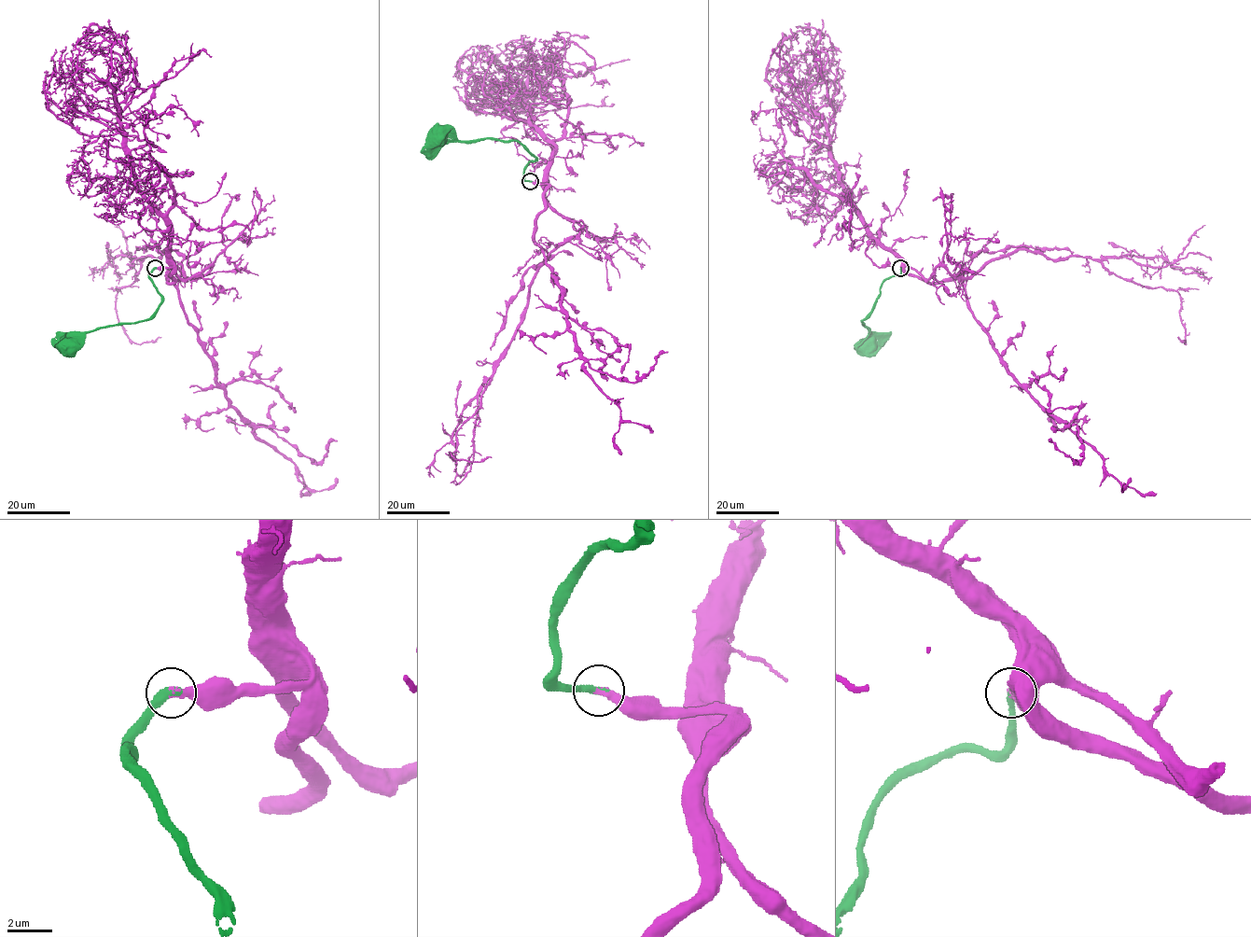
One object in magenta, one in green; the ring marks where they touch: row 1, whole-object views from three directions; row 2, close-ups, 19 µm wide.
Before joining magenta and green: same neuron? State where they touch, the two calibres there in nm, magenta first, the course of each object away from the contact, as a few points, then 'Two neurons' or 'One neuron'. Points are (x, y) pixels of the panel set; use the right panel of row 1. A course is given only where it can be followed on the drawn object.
Place: (900, 268). Thickness 300 nm (magenta) against 400 nm. Course of magenta: (901, 268), (970, 277), (1020, 249), (1089, 257), (1174, 290), (1185, 344), (1179, 337). Course of green: (901, 268), (899, 276), (889, 276), (881, 286), (872, 310), (862, 321), (869, 331), (867, 343). One neuron

